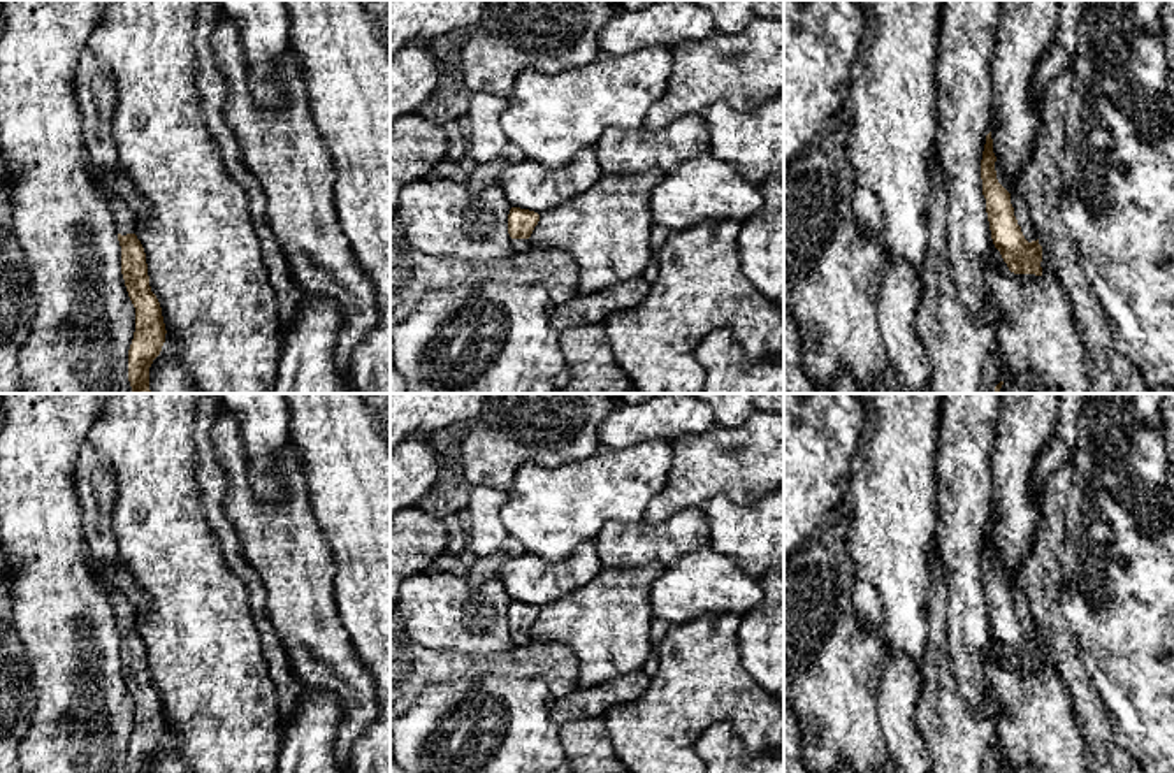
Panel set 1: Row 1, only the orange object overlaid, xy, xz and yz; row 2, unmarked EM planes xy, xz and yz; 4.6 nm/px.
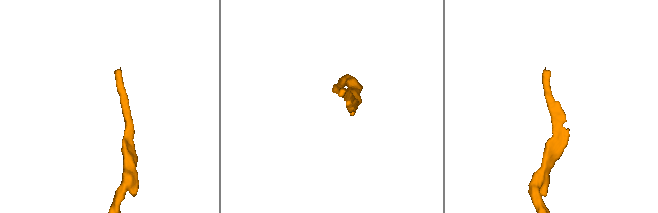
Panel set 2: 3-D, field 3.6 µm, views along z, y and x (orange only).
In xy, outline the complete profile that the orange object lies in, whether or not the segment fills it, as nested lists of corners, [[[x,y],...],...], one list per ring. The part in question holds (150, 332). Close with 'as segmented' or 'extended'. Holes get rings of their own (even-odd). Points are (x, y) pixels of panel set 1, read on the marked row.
[[[105,188],[105,200],[114,216],[121,246],[121,274],[135,307],[135,332],[128,350],[128,381],[132,394],[149,390],[149,367],[165,343],[165,323],[156,295],[151,292],[146,253],[135,235],[135,218],[130,207]]]; extended

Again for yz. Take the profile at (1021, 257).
[[[989,132],[981,160],[981,179],[993,244],[1011,272],[1042,276],[1042,246],[1039,244],[1028,207],[1016,190],[1009,193],[998,183],[995,162]]]; extended

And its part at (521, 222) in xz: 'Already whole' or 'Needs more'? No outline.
Needs more

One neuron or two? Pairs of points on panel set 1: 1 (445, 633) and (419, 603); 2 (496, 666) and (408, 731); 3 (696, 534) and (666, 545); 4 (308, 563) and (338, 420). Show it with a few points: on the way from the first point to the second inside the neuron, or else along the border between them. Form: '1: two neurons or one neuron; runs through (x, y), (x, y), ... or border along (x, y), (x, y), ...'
1: one neuron; runs through (442, 626), (426, 610)
2: two neurons; border along (524, 677), (484, 675), (442, 684)
3: one neuron; runs through (689, 534), (673, 538)
4: two neurons; border along (306, 482), (310, 508), (333, 561)

